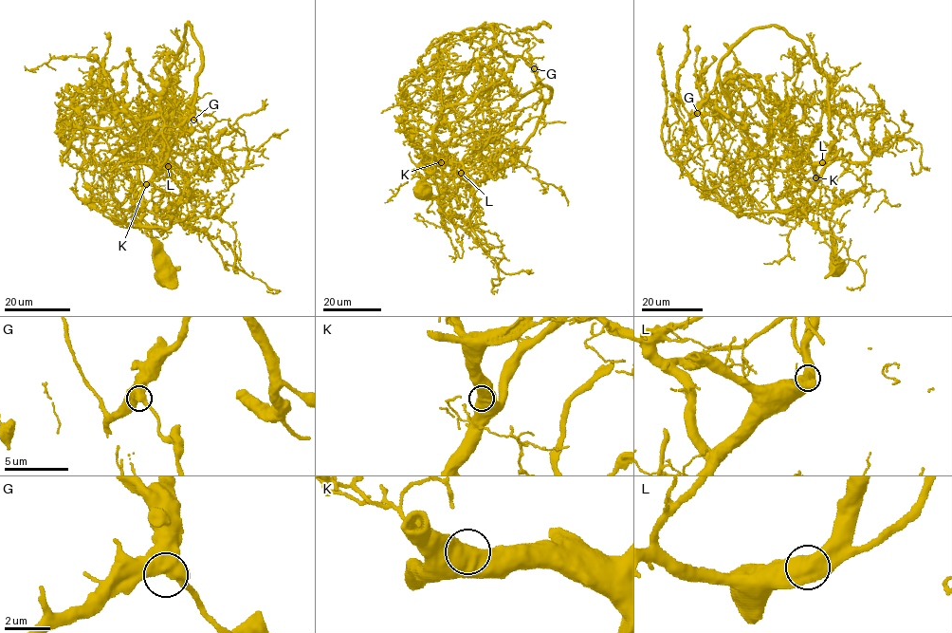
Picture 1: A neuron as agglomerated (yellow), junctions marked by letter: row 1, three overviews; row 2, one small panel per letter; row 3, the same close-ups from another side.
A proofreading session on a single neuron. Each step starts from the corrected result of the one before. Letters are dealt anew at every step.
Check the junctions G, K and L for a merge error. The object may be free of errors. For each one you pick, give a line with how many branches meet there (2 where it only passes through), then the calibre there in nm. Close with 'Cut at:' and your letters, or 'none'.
Cut at: none

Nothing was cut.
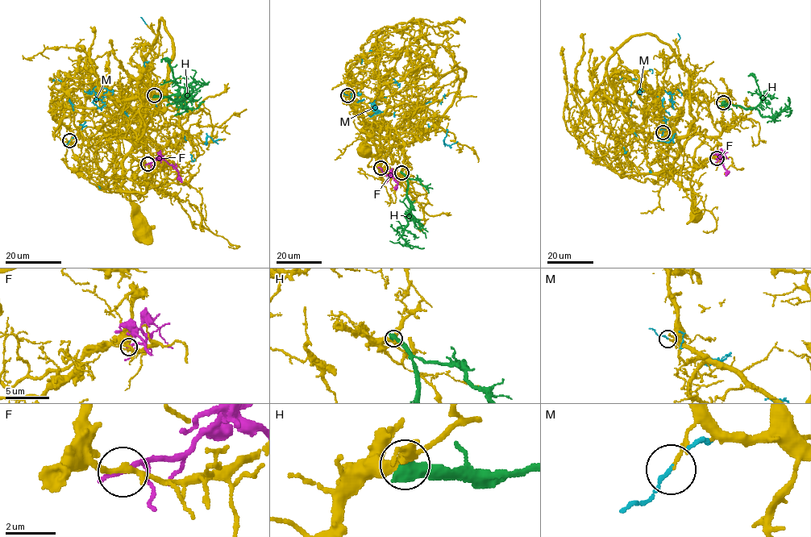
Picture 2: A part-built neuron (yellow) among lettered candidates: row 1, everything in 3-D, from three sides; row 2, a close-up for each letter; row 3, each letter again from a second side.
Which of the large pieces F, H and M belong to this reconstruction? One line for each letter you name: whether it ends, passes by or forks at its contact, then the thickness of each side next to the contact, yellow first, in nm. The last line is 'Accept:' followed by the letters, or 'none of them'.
Accept: none of them

